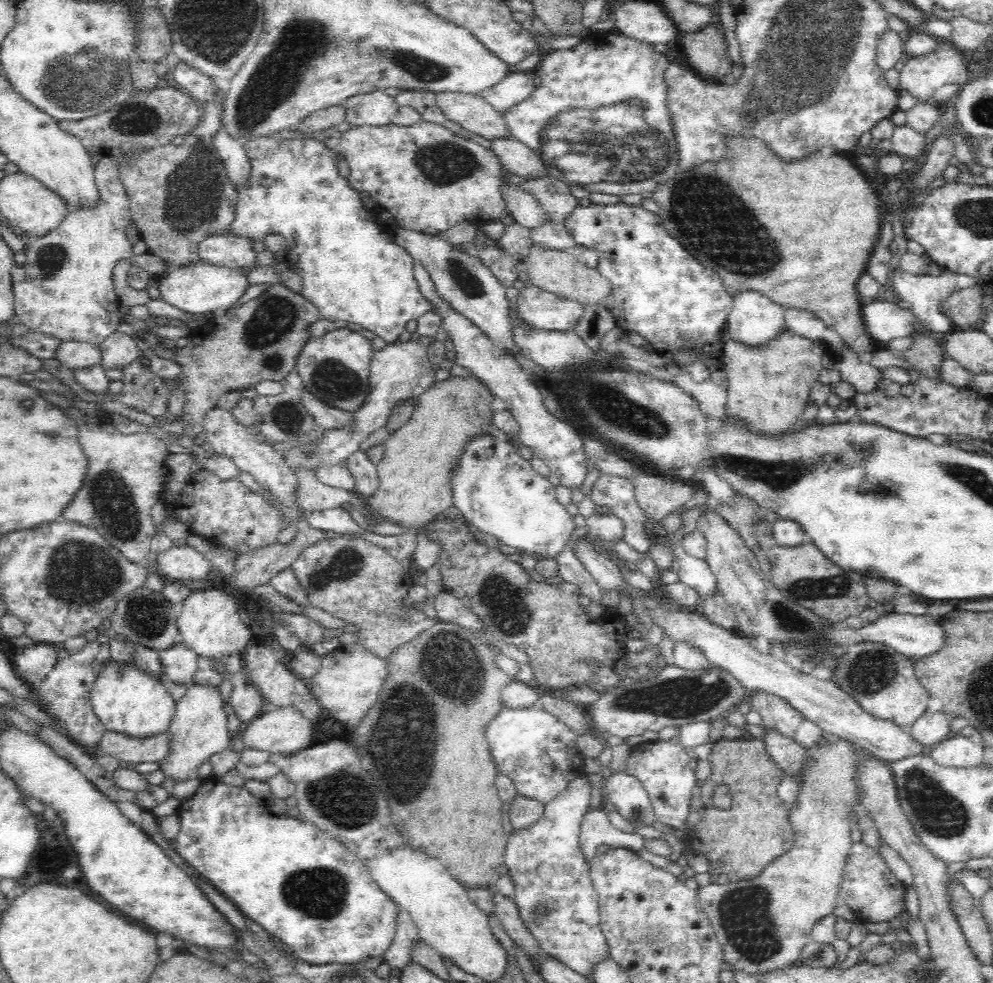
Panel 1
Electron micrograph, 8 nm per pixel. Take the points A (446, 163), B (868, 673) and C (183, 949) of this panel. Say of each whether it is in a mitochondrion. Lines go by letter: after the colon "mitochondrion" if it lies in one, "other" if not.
A: mitochondrion
B: mitochondrion
C: other

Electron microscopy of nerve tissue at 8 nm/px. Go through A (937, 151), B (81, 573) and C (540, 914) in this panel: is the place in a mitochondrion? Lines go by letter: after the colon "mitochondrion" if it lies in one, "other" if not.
A: other
B: mitochondrion
C: mitochondrion

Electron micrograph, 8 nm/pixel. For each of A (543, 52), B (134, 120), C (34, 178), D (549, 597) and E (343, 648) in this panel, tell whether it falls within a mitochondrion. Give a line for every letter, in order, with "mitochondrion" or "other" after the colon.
A: other
B: mitochondrion
C: other
D: other
E: other

